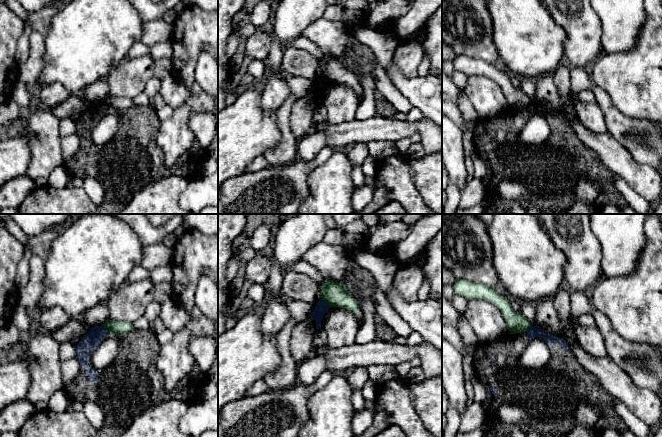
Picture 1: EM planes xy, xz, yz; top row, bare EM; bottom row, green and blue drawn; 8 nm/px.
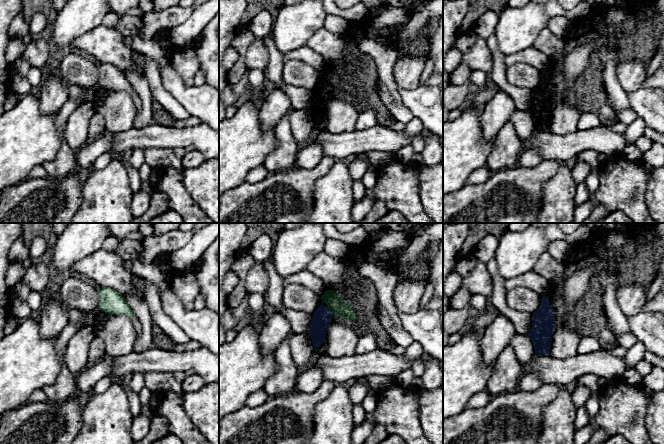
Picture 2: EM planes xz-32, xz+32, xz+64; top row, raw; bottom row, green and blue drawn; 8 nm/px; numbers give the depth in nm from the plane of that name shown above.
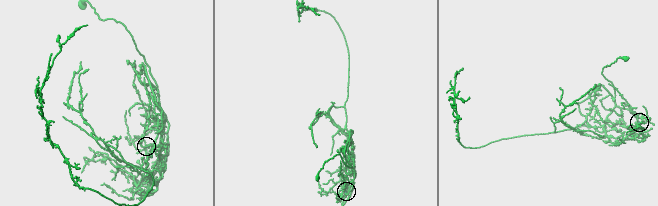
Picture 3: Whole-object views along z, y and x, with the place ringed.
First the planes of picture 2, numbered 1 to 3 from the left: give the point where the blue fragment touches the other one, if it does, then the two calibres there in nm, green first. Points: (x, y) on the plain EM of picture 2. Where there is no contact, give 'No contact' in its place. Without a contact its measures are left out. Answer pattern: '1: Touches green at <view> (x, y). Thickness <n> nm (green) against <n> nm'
1: No contact
2: Touches green at xz+32 (331, 86). Thickness 140 nm (green) against 150 nm
3: No contact

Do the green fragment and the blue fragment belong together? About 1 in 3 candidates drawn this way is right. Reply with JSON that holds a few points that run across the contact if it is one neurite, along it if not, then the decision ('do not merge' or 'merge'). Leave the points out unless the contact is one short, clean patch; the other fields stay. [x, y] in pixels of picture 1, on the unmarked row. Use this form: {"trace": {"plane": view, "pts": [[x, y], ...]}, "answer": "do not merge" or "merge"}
{"trace": {"plane": "xz", "pts": [[321, 75], [330, 82]]}, "answer": "do not merge"}

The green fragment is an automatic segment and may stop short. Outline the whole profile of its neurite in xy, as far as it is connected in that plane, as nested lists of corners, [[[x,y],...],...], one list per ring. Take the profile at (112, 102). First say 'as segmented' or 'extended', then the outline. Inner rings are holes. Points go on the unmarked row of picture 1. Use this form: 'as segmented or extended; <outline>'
as segmented; [[[107,96],[102,102],[109,109],[118,111],[128,109],[134,105],[131,98],[118,96]]]

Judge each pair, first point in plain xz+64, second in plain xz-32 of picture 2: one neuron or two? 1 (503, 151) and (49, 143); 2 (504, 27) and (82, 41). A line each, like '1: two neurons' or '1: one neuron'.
1: two neurons
2: two neurons

